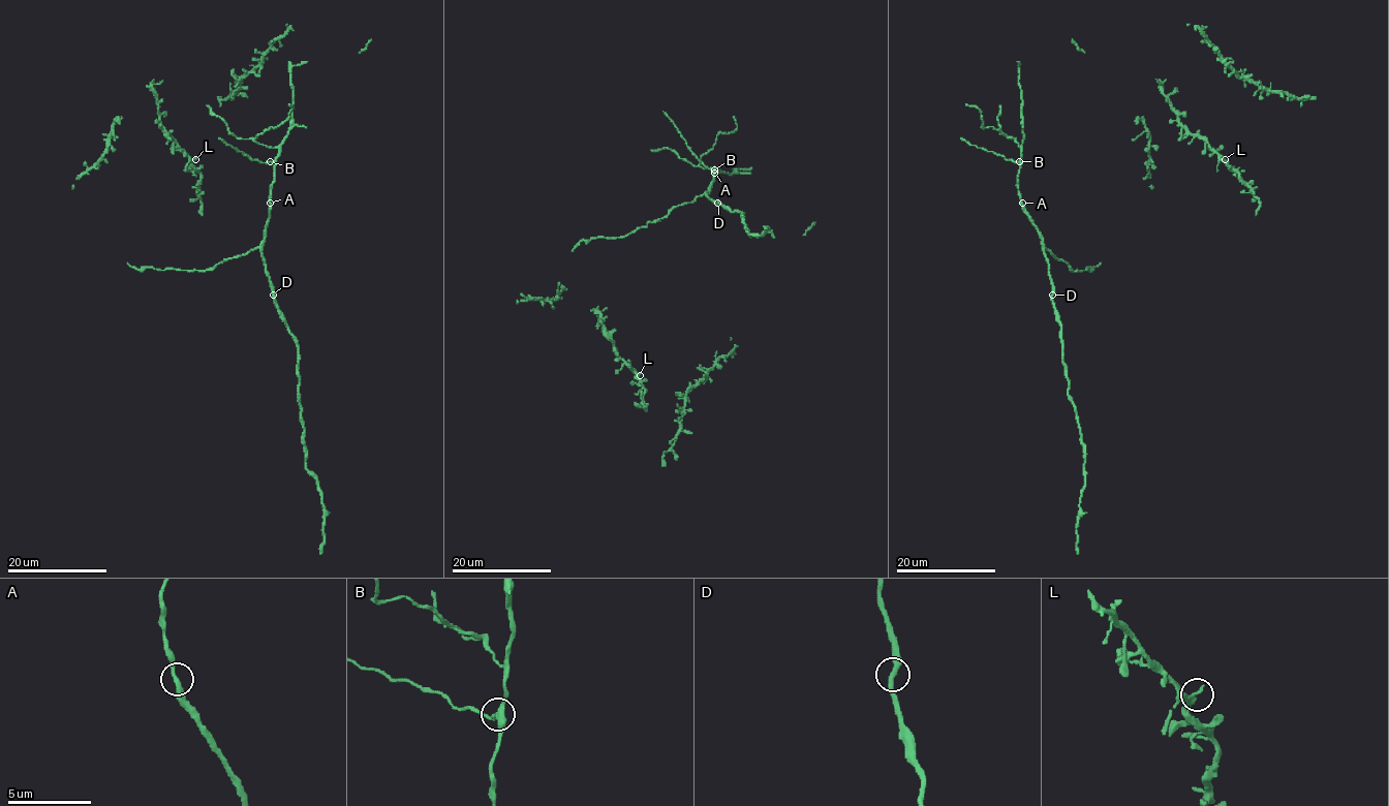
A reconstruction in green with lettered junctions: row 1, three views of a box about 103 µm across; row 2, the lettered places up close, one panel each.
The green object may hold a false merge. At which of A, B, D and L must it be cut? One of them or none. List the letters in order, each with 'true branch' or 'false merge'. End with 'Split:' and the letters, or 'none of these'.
A: true branch
B: true branch
D: true branch
L: true branch
Split: none of these

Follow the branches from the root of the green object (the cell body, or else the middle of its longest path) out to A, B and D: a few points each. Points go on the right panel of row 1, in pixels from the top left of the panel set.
A: (1101, 262), (1087, 270), (1073, 272), (1046, 249), (1022, 203)
B: (1101, 262), (1087, 270), (1073, 272), (1046, 249), (1021, 200), (1017, 180), (1019, 161)
D: (1101, 262), (1087, 270), (1073, 272), (1045, 248), (1052, 296)

